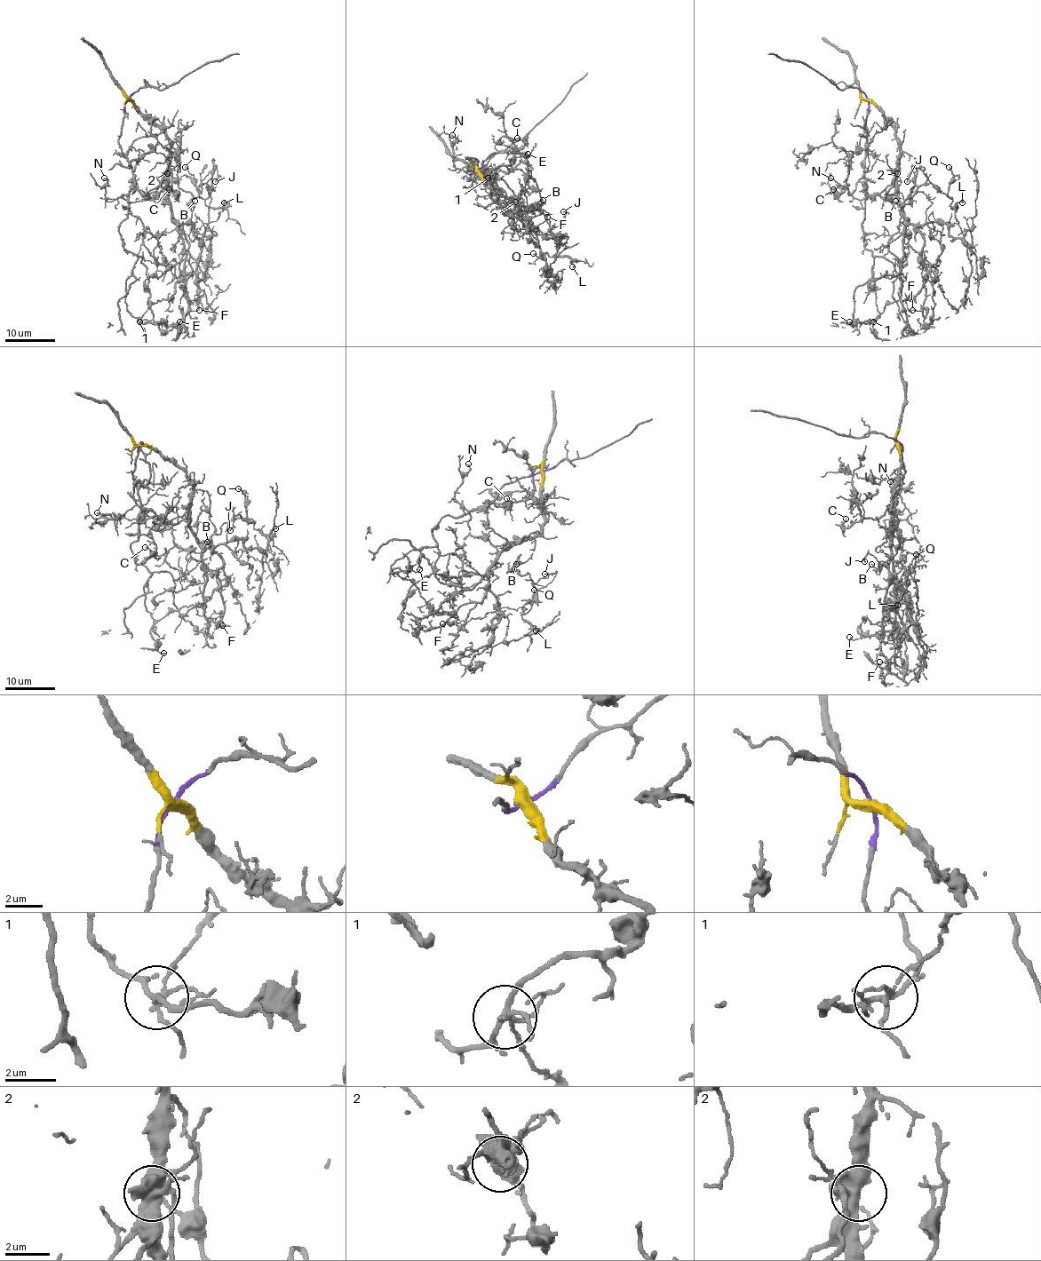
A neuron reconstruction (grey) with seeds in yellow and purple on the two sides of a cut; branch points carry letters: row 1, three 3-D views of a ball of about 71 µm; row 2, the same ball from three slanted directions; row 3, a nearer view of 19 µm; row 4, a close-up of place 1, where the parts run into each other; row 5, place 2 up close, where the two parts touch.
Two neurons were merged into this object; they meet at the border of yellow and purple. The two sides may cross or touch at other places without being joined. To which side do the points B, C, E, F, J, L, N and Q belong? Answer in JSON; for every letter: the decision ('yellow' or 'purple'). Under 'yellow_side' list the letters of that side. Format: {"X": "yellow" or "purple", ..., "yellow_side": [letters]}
{"B": "yellow", "C": "purple", "E": "purple", "F": "yellow", "J": "yellow", "L": "yellow", "N": "purple", "Q": "yellow", "yellow_side": ["B", "F", "J", "L", "Q"]}

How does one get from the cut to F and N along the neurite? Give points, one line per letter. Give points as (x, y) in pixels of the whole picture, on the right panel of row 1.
F: (866, 99), (882, 111), (895, 131), (900, 145), (897, 202), (903, 217), (924, 240), (924, 307), (912, 310)
N: (866, 99), (869, 105), (863, 170), (865, 191), (869, 195), (860, 200), (830, 178)

